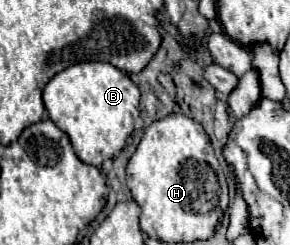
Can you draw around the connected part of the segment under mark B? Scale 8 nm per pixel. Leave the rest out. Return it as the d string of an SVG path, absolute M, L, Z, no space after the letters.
M77 63L67 67L65 71L57 73L43 89L43 103L45 109L51 117L51 121L69 135L71 145L75 155L93 167L101 167L101 163L105 159L113 159L127 143L129 135L133 133L133 125L135 119L139 117L139 89L137 85L125 75L121 73L117 67L109 65L109 63Z

